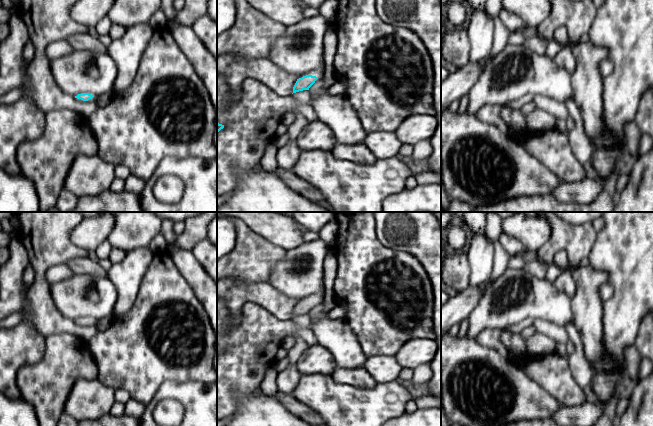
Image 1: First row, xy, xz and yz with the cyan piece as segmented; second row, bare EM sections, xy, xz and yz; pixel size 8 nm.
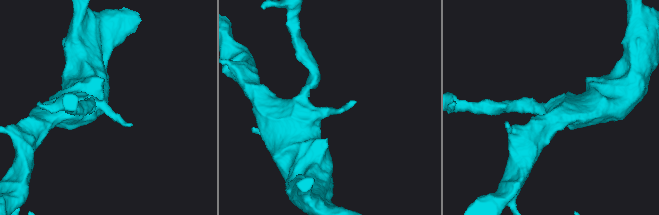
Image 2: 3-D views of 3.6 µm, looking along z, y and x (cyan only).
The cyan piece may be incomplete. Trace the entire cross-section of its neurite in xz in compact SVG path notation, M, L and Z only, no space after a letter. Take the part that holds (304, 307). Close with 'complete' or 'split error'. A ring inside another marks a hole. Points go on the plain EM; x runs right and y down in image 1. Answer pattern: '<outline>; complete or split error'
M319 292L317 294L313 294L310 299L306 299L302 302L297 303L293 311L293 317L309 314L309 312L315 307L318 302L320 303L323 301L323 297L323 292Z; split error

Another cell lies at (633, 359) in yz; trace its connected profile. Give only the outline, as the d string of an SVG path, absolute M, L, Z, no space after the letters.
M634 344L626 347L626 349L624 350L624 356L625 356L625 376L629 377L630 379L638 383L640 381L639 368L643 358L640 356Z

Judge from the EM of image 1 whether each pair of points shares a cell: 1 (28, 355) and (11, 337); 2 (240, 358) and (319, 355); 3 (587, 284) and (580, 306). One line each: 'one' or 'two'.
1: one
2: two
3: one

